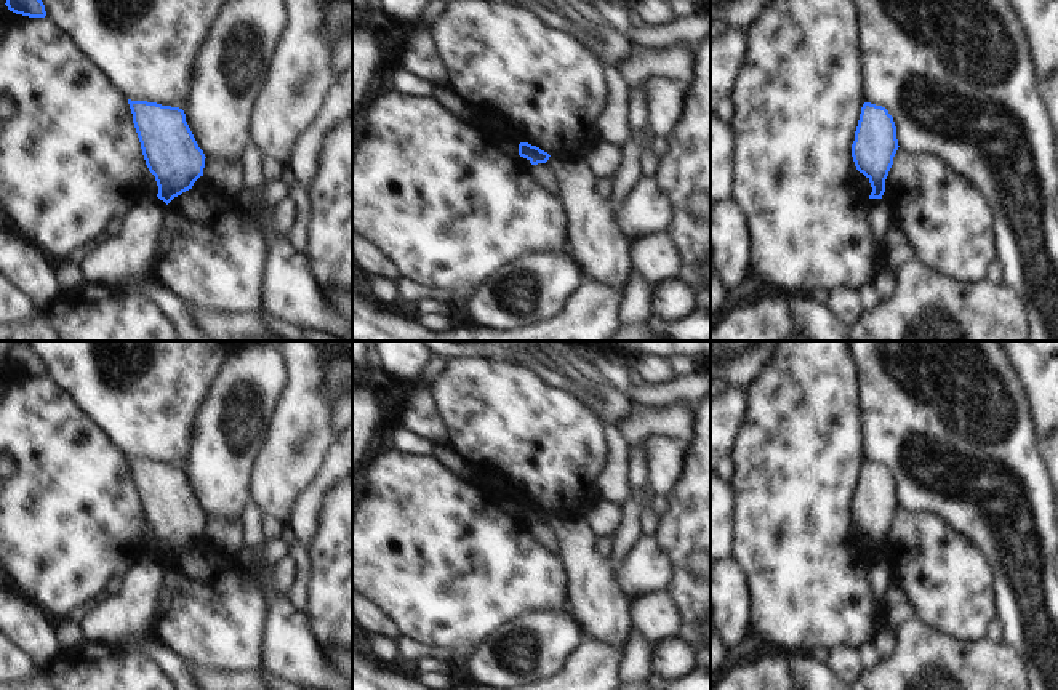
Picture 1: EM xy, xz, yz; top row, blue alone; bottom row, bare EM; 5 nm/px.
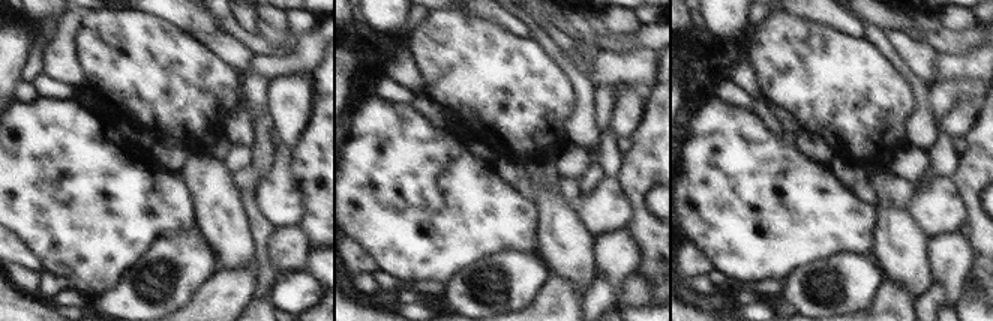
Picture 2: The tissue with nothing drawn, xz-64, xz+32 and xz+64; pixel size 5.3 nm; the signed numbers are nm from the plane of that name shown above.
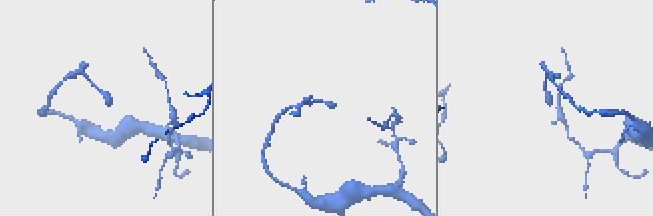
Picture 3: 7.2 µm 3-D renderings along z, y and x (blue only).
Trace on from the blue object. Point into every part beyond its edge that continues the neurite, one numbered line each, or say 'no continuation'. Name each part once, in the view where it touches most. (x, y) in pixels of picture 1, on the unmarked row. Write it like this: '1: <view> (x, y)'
no continuation

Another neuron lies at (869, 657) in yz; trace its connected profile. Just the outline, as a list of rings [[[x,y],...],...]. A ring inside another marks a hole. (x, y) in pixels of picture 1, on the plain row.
[[[864,642],[860,650],[861,664],[864,669],[871,669],[880,660],[879,653],[874,648],[874,642]]]

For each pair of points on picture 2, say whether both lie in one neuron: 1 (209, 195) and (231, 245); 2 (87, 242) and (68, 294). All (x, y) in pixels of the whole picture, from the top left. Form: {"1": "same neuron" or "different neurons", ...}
{"1": "same neuron", "2": "different neurons"}

